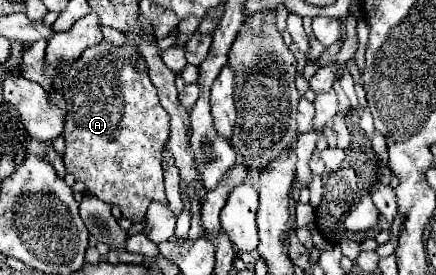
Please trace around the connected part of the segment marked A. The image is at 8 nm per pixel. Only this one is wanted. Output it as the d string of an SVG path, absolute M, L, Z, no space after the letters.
M103 39L99 45L85 49L63 73L61 89L67 103L65 121L65 169L75 175L75 181L85 183L87 191L101 197L109 205L117 205L123 217L141 221L151 201L165 203L161 151L169 137L169 115L161 107L157 89L145 71L137 71L139 55L131 45L111 45Z

